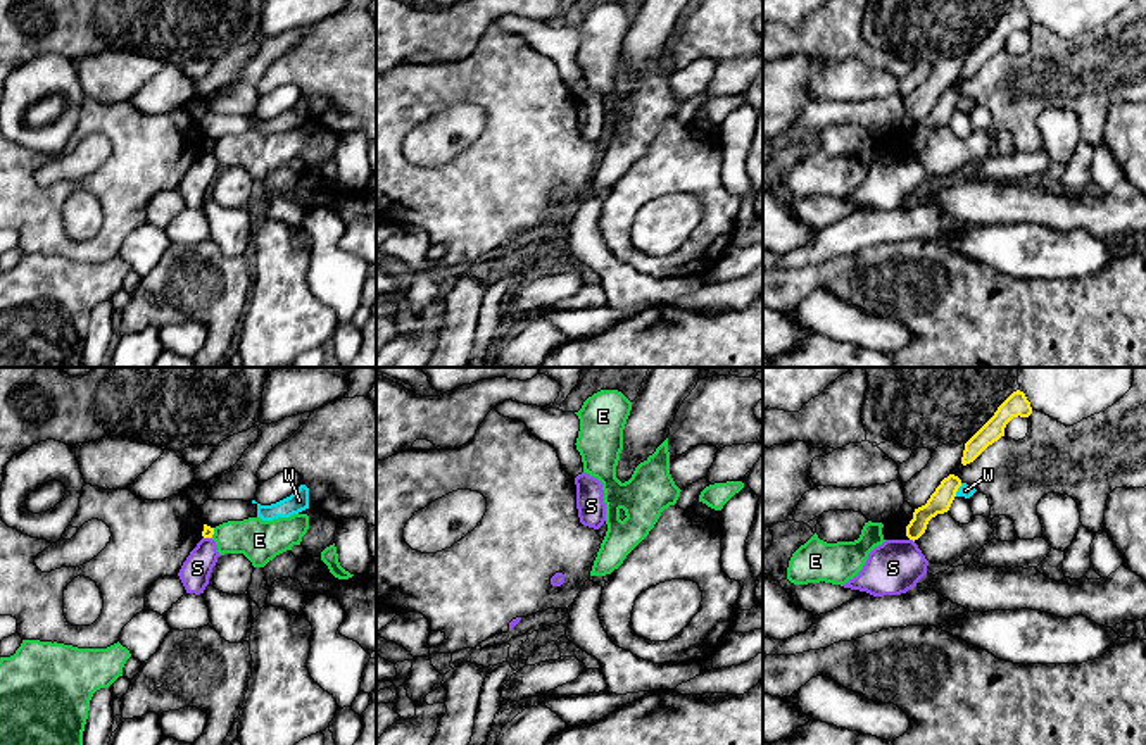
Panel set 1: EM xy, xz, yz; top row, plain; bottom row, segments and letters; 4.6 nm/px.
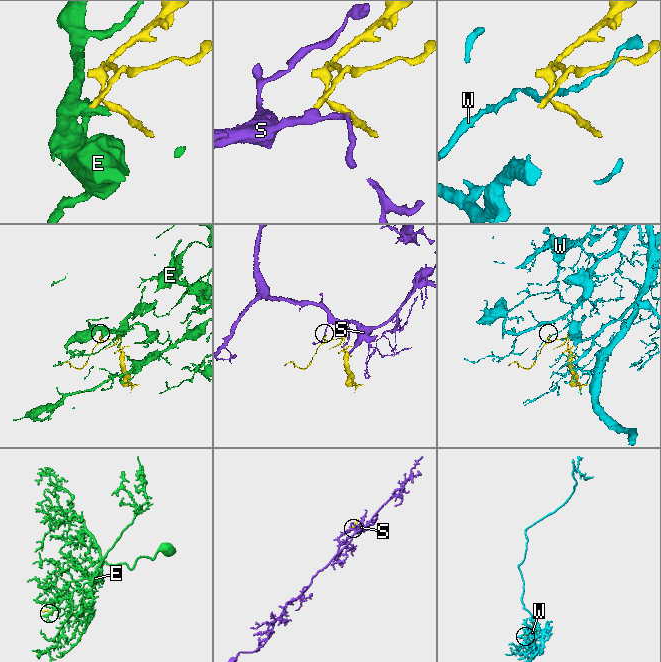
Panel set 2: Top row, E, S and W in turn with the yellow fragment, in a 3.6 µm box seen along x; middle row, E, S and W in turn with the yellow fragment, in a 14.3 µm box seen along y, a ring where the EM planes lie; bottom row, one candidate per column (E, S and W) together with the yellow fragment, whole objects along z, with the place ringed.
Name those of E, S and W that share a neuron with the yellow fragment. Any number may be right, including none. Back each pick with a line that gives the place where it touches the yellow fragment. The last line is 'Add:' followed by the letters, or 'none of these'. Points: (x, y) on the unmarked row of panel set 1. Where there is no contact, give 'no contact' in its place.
Add: none of these

